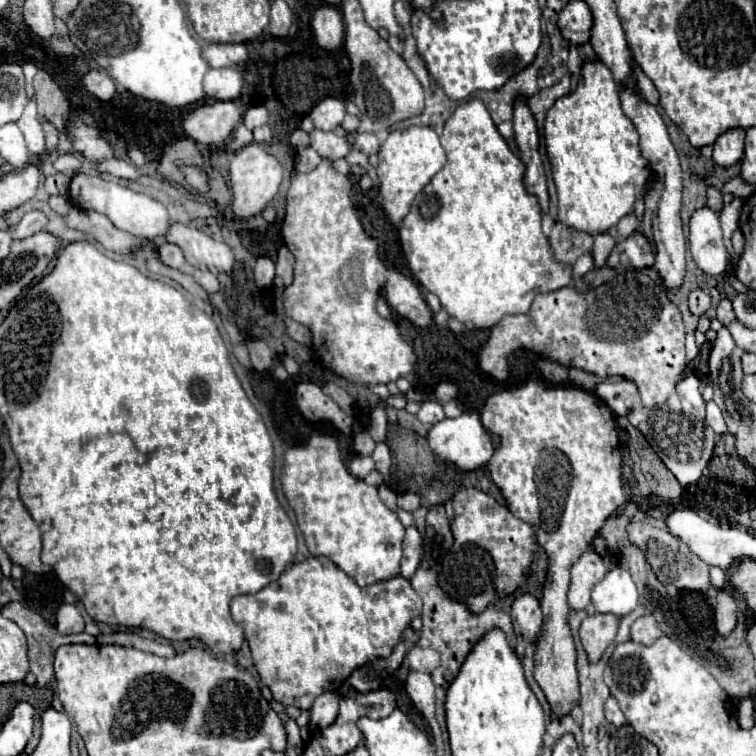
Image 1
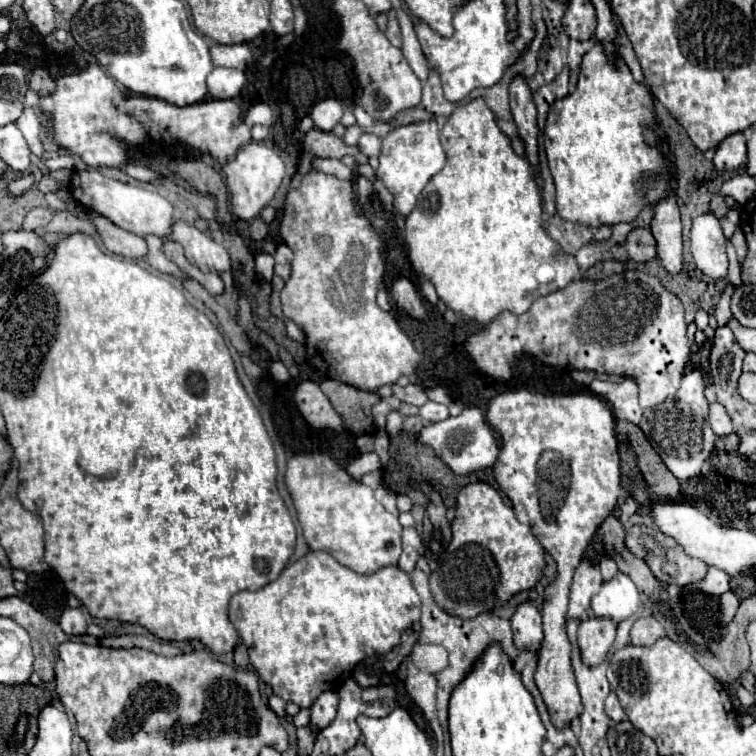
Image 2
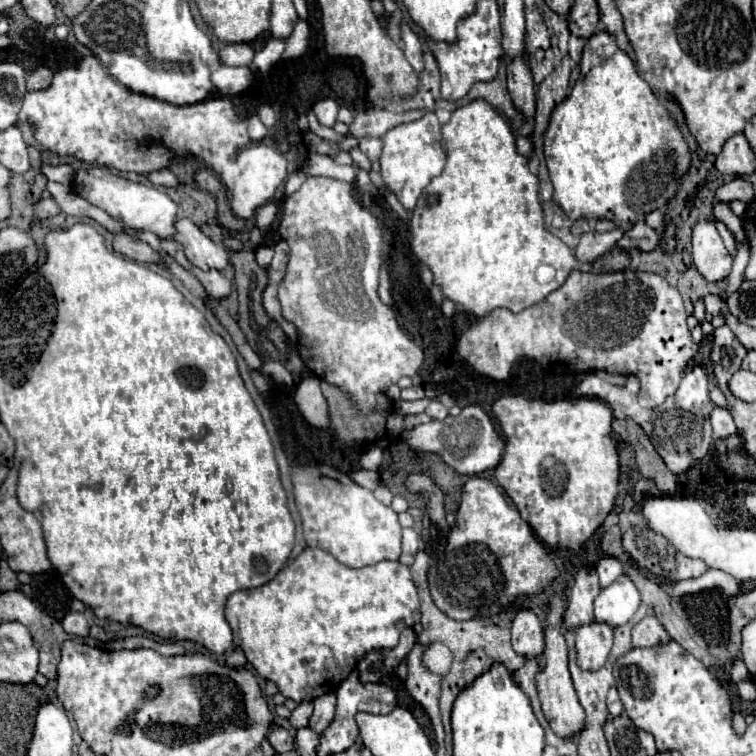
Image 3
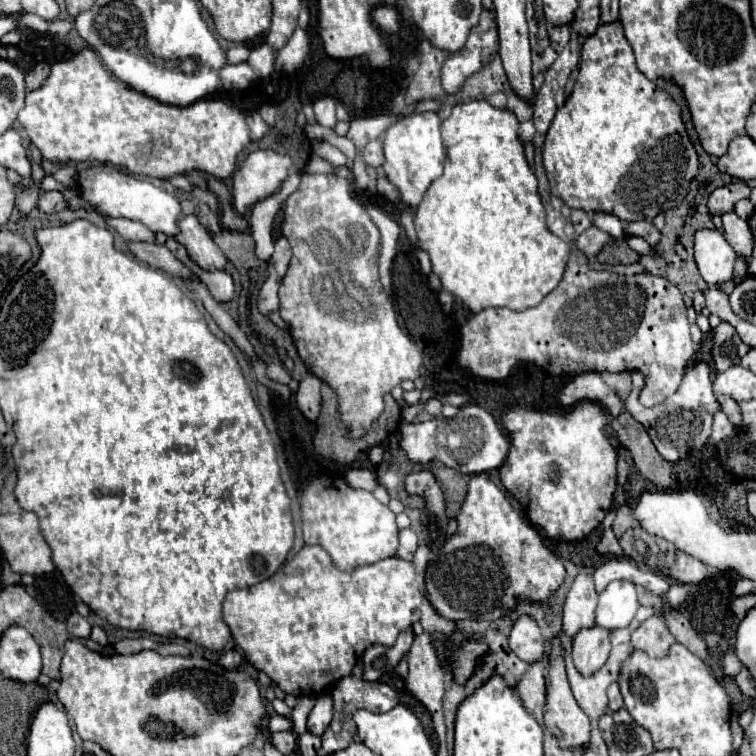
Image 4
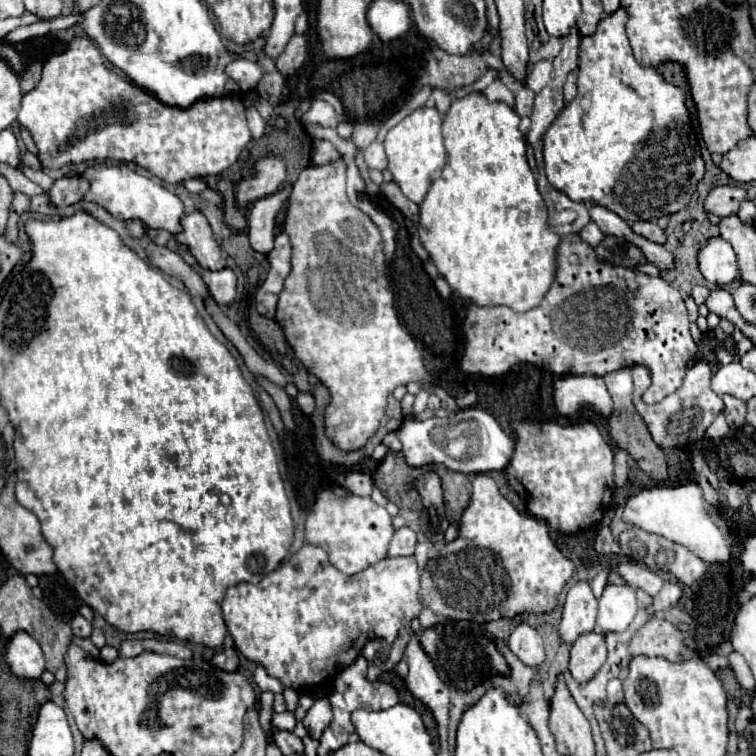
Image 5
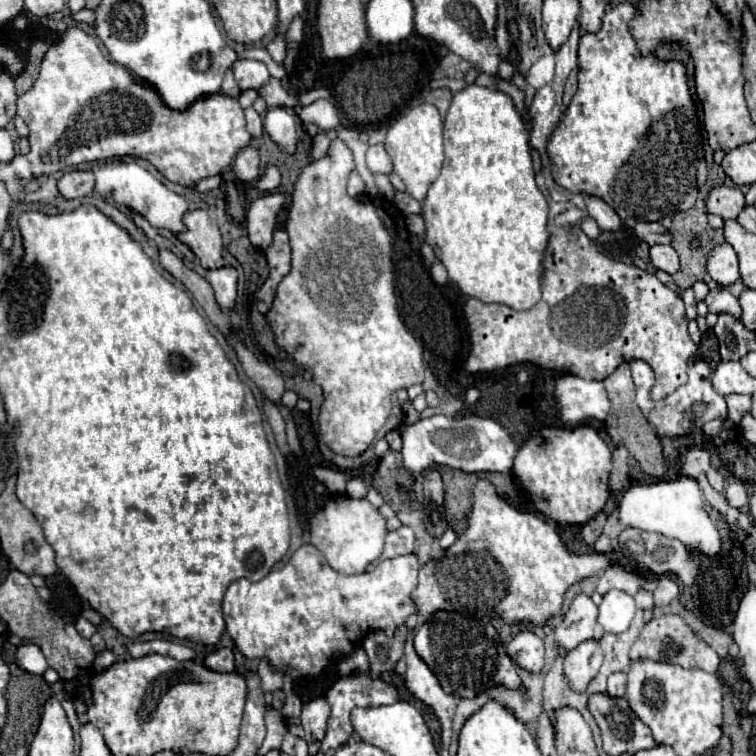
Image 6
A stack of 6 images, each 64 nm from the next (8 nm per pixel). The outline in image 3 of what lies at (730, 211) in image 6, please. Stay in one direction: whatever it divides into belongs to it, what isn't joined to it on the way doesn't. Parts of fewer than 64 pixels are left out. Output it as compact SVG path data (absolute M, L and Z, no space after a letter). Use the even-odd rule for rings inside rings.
M734 178L726 184L722 184L714 194L714 204L718 202L732 202L732 200L744 200L750 202L754 198L754 188L748 178Z

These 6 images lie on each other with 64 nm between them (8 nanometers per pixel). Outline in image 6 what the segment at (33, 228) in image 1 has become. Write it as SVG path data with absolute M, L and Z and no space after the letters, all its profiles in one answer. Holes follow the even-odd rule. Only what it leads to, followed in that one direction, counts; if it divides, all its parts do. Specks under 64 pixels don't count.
M70 170L58 182L58 190L64 198L82 198L92 194L94 176L90 170Z

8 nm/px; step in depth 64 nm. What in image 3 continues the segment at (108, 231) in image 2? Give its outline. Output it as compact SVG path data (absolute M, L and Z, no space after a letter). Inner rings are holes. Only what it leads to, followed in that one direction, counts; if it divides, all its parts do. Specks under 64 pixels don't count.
M116 234L116 238L114 238L114 248L116 248L120 254L124 254L124 256L140 262L140 264L158 264L158 262L160 262L160 254L158 254L156 250L152 250L146 242L138 240L136 236Z

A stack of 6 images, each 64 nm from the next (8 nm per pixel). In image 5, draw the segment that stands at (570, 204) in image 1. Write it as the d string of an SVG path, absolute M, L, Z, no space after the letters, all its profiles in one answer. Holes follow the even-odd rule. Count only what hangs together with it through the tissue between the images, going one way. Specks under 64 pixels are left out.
M620 6L612 16L600 20L598 30L592 36L580 40L578 94L560 112L544 136L546 174L554 188L566 192L576 202L606 206L628 224L636 220L656 222L660 216L674 214L688 206L706 168L686 108L684 88L664 80L658 68L642 66L634 58L624 30L626 20L628 12ZM624 172L628 172L626 178L622 176Z

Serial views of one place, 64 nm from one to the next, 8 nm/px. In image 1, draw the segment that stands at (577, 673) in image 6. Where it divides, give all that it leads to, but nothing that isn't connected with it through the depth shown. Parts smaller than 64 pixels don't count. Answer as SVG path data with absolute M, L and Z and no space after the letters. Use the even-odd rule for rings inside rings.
M592 614L582 620L578 634L590 662L598 662L604 650L614 642L618 622L620 620L612 614Z

